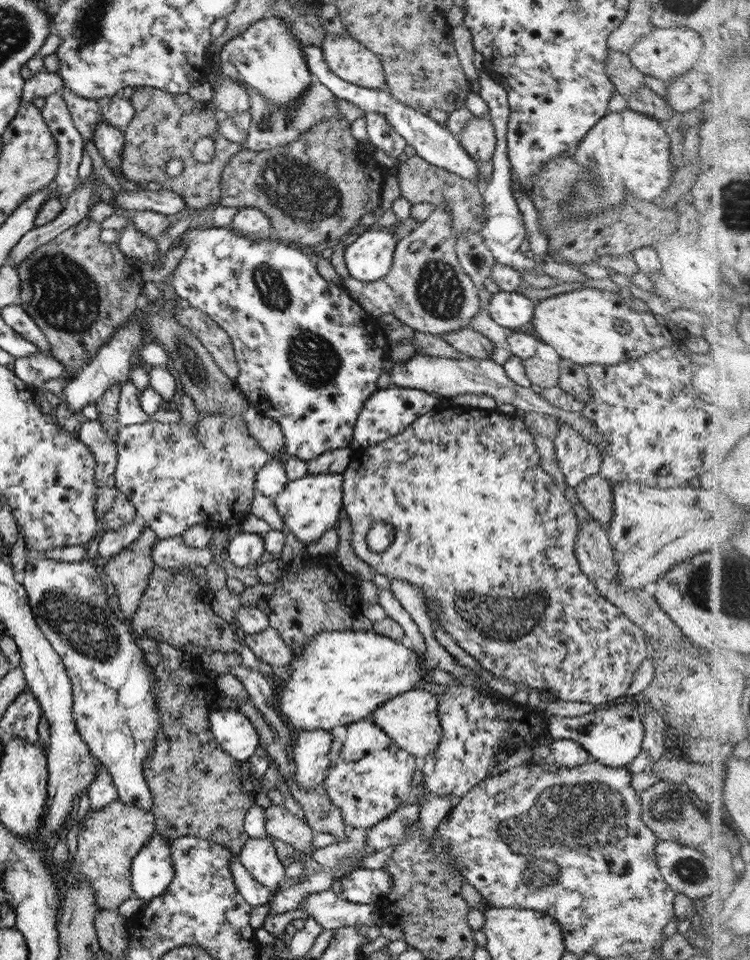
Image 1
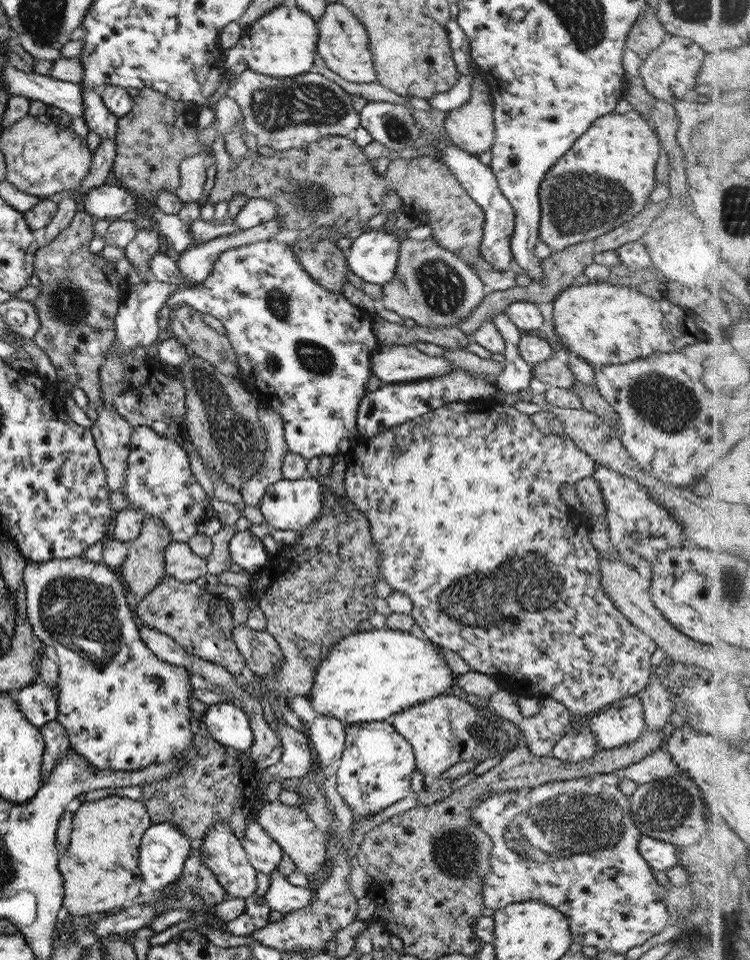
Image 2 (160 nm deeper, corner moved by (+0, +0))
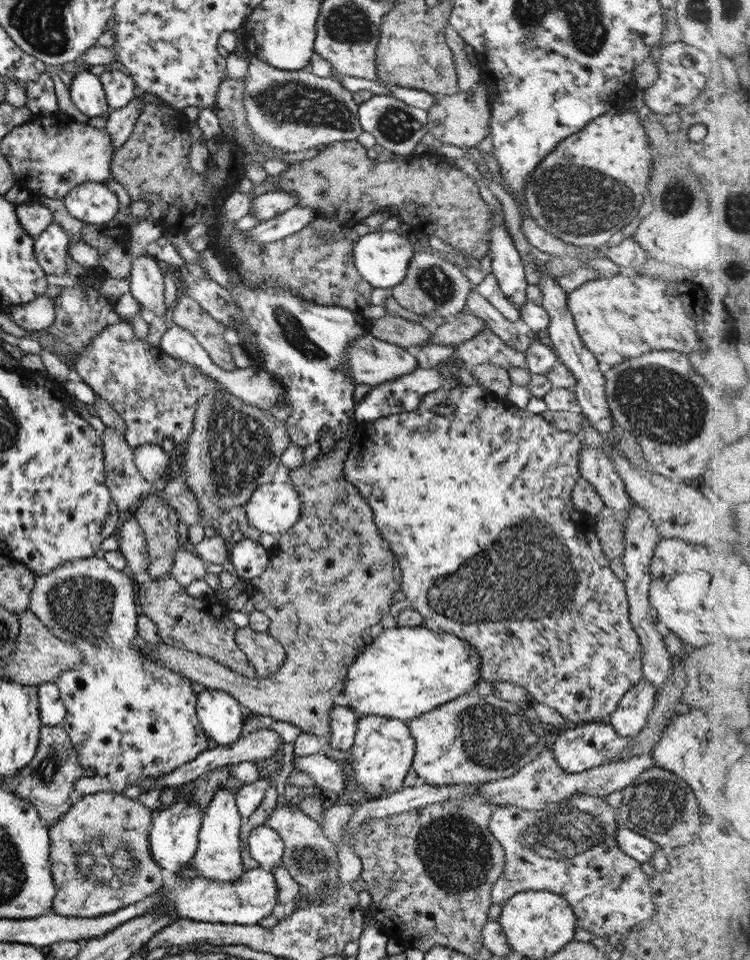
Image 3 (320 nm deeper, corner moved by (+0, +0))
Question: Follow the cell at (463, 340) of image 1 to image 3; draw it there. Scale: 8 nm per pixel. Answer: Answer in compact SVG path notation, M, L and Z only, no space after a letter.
M391 313L370 320L368 333L383 342L410 350L427 344L426 340L432 335L422 325Z

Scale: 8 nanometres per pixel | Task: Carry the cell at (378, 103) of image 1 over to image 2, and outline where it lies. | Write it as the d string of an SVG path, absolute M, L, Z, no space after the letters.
M417 126L420 130L420 136L431 140L428 146L435 150L435 157L438 157L446 166L447 170L453 174L457 182L465 189L469 198L482 210L484 222L482 228L483 233L478 248L480 256L484 258L484 261L492 270L502 272L503 270L515 268L512 262L512 254L510 253L510 236L514 228L514 212L508 200L498 189L498 184L496 183L493 173L490 171L490 167L483 165L479 159L477 159L476 155L470 155L454 144L445 145L445 143L433 139L421 126Z

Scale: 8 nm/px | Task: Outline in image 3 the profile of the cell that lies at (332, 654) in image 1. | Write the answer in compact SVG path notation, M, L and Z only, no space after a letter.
M424 626L421 627L393 627L383 629L375 639L369 639L366 646L361 654L355 657L355 660L348 666L348 671L346 674L346 681L342 690L342 694L346 696L347 708L351 708L353 712L359 717L367 715L377 715L384 716L387 718L396 718L400 721L407 722L412 718L417 718L420 714L425 714L447 702L457 698L459 695L464 695L476 686L476 682L480 680L479 676L479 663L480 654L478 650L470 645L469 642L463 640L462 638L457 638L455 635L438 631L437 629L428 629Z

